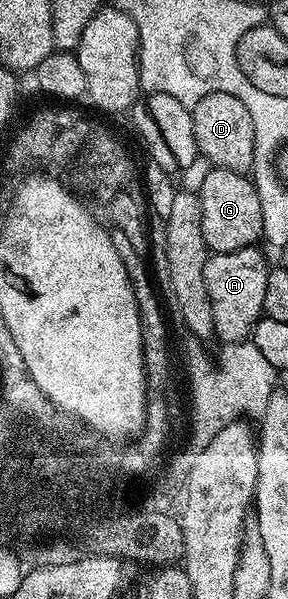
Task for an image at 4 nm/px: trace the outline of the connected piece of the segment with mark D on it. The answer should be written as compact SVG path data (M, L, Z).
M207 92L205 98L201 98L201 102L191 108L191 117L193 138L197 138L197 150L204 161L208 160L208 165L244 174L252 171L257 160L255 127L241 98L233 98L233 94Z

